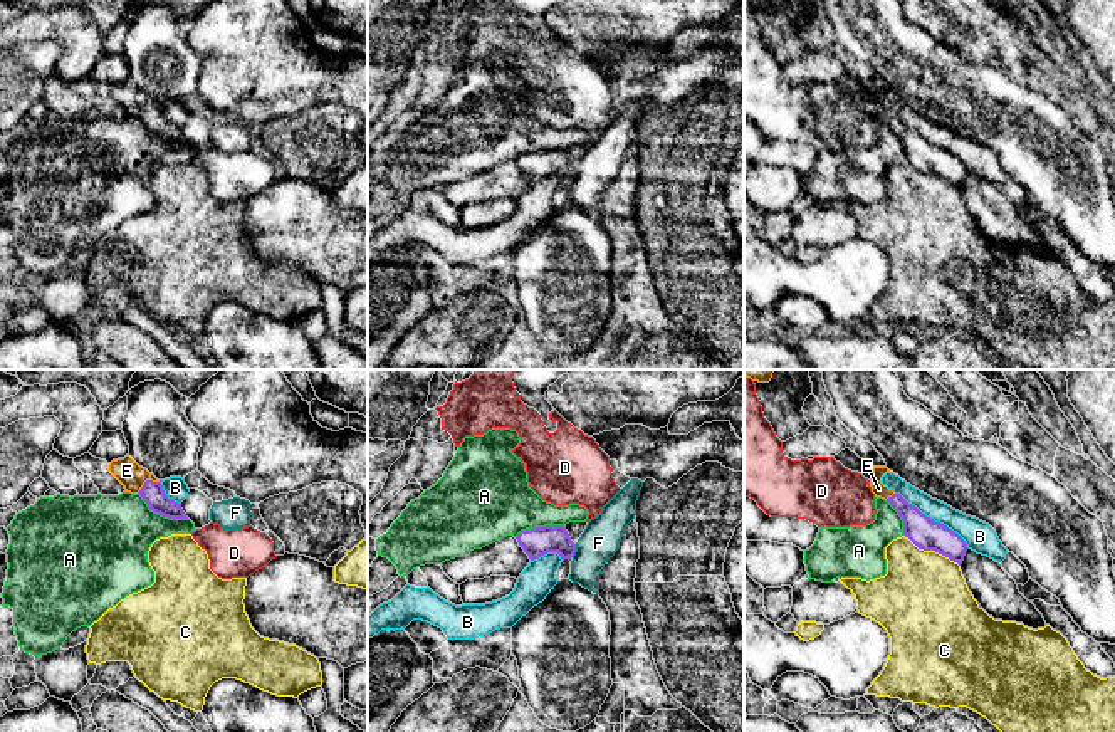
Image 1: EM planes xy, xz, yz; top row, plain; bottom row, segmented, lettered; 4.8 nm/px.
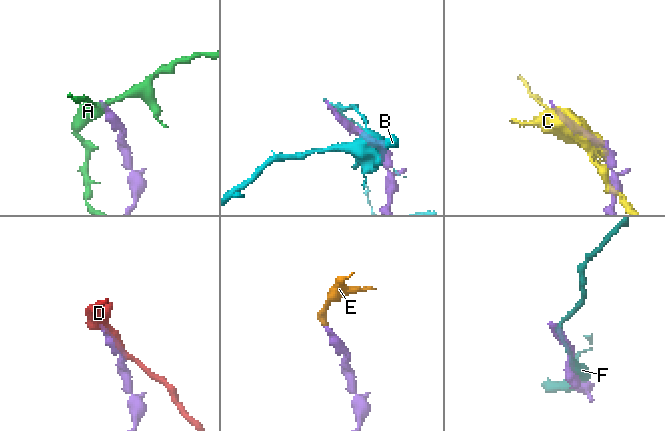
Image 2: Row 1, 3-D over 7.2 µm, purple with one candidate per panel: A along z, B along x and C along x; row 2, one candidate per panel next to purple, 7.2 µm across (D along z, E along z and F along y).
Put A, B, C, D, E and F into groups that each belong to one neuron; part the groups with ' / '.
A / B / C / D / E / F

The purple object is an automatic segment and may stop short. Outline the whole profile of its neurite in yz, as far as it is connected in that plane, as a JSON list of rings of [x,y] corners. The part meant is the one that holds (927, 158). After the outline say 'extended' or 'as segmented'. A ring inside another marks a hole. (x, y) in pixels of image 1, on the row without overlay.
[[[873,91],[870,111],[875,121],[885,123],[898,136],[903,144],[905,161],[908,161],[919,173],[935,175],[961,190],[966,175],[969,173],[966,165],[947,149],[922,138],[900,118],[895,118],[892,112],[883,109],[882,101],[887,96],[890,96],[887,91]]]; extended

